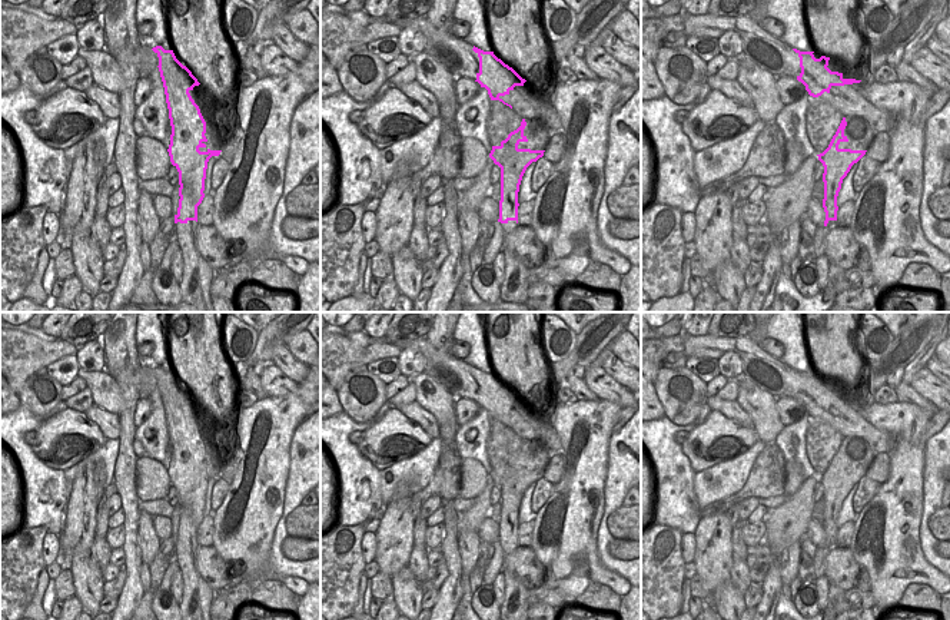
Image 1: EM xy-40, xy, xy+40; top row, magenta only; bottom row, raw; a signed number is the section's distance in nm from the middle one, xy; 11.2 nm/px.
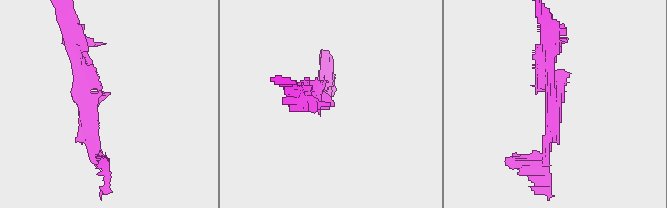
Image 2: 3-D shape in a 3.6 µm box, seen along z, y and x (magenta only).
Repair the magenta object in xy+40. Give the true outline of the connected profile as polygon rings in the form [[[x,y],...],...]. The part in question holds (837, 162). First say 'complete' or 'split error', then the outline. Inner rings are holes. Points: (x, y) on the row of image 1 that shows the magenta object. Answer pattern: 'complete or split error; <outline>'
complete; [[[843,117],[836,135],[833,136],[828,147],[817,155],[818,160],[824,166],[823,182],[824,182],[824,199],[823,208],[826,212],[824,226],[830,221],[837,221],[837,196],[841,189],[843,179],[850,172],[851,166],[857,163],[867,150],[851,150],[851,149],[840,149],[838,145],[841,142],[848,142],[844,135],[844,129],[847,126],[846,117]]]

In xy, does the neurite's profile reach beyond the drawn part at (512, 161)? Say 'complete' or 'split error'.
complete

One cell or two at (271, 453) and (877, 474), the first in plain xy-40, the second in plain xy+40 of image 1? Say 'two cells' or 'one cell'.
two cells

